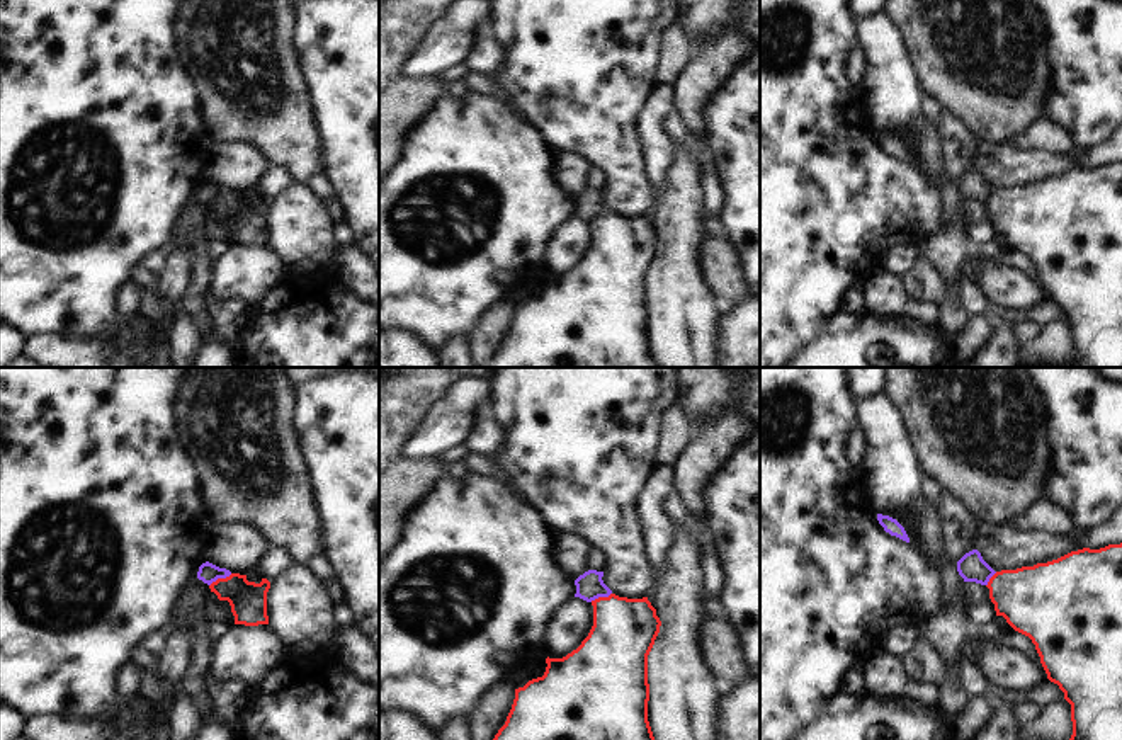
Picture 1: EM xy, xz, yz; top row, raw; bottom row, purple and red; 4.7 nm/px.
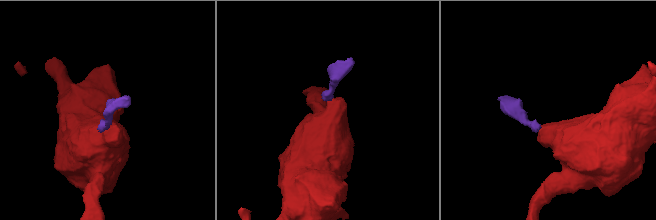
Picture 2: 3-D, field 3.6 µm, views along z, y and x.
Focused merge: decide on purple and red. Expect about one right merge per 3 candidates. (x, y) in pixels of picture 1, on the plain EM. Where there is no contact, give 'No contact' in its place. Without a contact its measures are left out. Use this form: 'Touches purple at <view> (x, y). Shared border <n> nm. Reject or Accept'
Touches purple at xy (220, 196). Shared border 130 nm. Reject

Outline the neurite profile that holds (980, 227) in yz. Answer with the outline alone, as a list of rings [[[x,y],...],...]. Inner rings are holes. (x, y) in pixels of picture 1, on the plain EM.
[[[966,201],[964,223],[976,245],[983,245],[996,236],[994,223],[989,218],[989,208],[986,204]]]

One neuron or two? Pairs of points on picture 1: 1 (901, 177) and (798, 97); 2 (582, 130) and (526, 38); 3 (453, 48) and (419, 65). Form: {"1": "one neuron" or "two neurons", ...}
{"1": "one neuron", "2": "one neuron", "3": "one neuron"}

